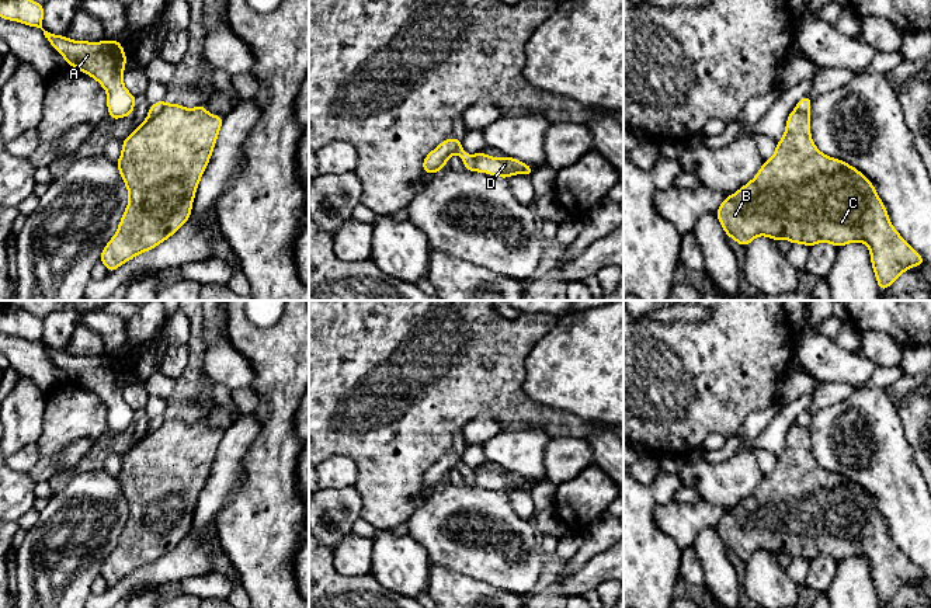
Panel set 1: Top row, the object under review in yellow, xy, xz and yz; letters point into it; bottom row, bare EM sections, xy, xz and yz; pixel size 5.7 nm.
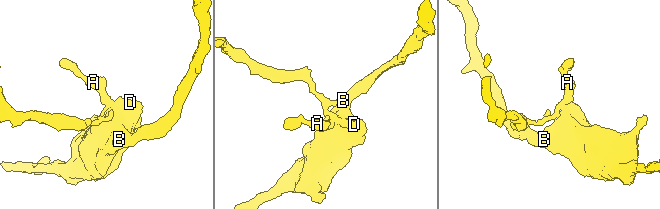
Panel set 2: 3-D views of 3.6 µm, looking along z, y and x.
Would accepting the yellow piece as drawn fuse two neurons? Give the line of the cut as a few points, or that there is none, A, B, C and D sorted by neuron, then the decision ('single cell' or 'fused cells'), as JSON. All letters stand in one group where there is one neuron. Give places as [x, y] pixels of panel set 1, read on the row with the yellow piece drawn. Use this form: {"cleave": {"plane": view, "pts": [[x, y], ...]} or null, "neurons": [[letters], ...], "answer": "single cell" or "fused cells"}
{"cleave": {"plane": "xy", "pts": [[166, 104], [148, 118]]}, "neurons": [["A"], ["B", "C", "D"]], "answer": "fused cells"}

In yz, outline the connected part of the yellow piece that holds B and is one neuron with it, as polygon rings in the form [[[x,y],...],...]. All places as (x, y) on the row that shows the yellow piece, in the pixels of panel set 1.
[[[796,108],[786,119],[775,154],[764,161],[750,183],[723,199],[716,216],[725,233],[744,247],[757,236],[775,242],[788,239],[792,244],[803,243],[807,247],[821,242],[837,249],[847,243],[865,243],[880,292],[910,267],[925,263],[893,227],[871,181],[848,163],[831,159],[814,146],[809,112]]]

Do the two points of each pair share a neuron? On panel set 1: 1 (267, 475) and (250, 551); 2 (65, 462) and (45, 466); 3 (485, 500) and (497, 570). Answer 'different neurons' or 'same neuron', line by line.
1: same neuron
2: same neuron
3: same neuron

